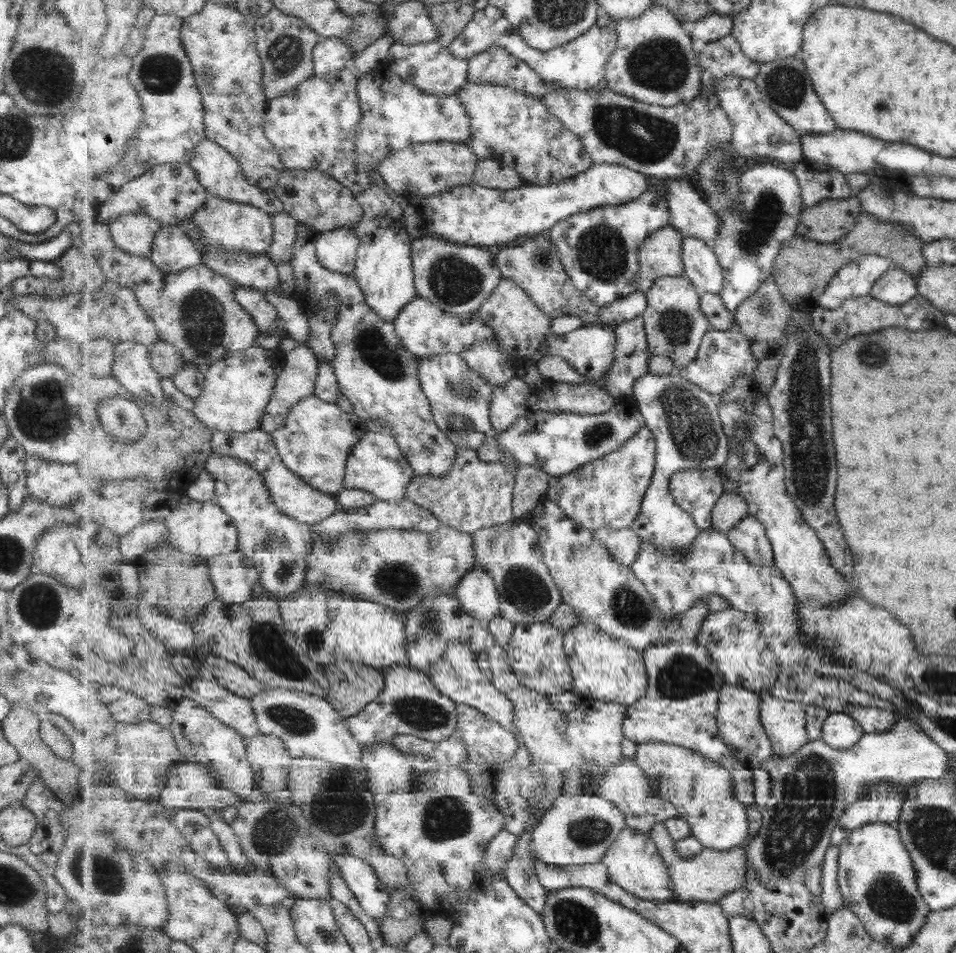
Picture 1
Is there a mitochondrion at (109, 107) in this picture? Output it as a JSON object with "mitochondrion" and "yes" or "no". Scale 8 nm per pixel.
{"mitochondrion":"no"}

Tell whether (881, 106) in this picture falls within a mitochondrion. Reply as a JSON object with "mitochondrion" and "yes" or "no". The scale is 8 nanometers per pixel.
{"mitochondrion":"no"}

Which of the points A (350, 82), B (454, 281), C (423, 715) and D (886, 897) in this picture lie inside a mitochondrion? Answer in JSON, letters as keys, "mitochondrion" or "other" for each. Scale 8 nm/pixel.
{"A":"other","B":"mitochondrion","C":"mitochondrion","D":"mitochondrion"}

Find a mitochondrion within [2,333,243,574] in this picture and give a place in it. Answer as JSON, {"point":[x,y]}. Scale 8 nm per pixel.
{"point":[39,416]}

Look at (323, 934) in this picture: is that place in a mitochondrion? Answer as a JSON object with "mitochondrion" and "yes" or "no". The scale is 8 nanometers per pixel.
{"mitochondrion":"yes"}

